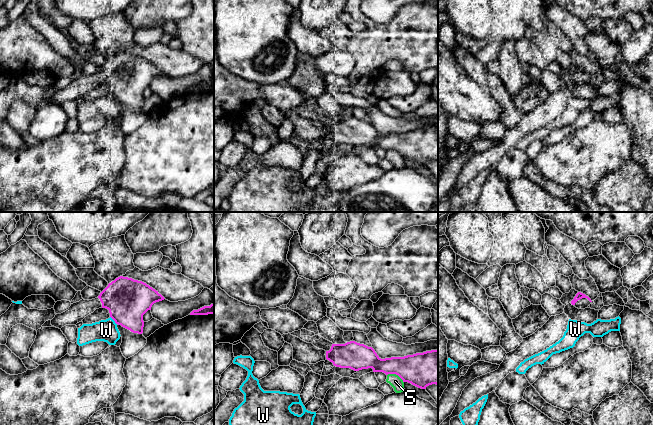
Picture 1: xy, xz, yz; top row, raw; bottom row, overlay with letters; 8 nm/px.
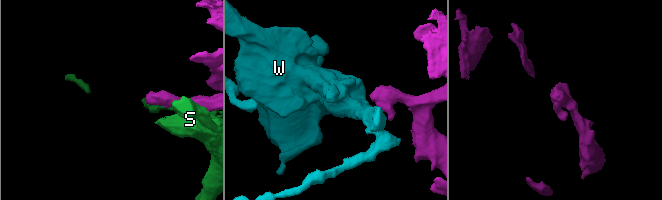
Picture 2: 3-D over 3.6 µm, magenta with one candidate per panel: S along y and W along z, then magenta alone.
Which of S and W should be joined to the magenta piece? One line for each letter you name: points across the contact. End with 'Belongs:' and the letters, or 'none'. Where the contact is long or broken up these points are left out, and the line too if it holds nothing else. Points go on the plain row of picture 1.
Belongs: none

